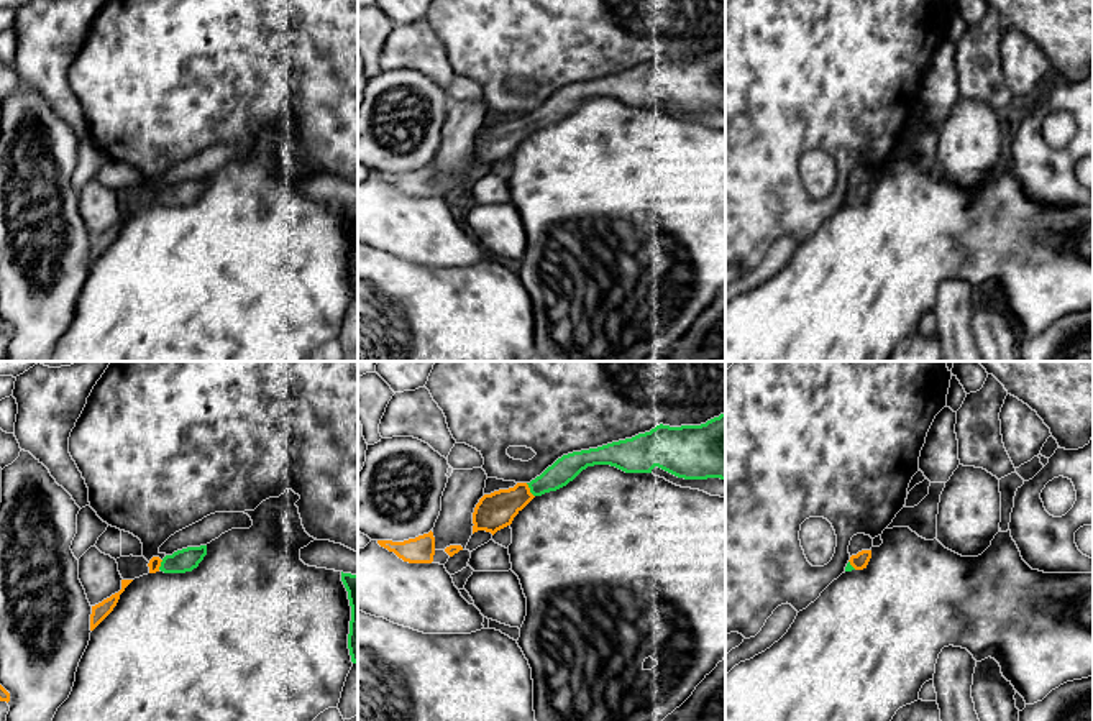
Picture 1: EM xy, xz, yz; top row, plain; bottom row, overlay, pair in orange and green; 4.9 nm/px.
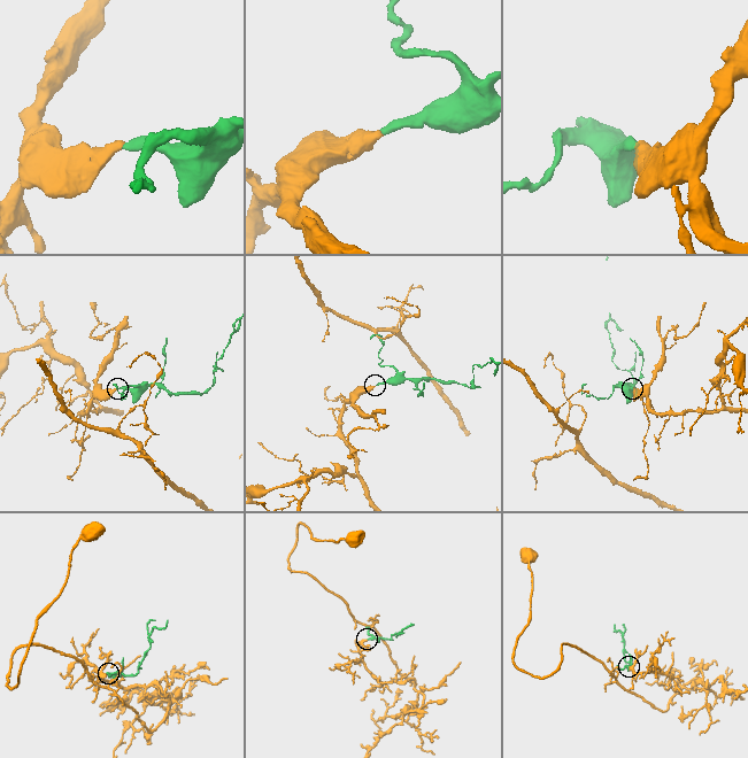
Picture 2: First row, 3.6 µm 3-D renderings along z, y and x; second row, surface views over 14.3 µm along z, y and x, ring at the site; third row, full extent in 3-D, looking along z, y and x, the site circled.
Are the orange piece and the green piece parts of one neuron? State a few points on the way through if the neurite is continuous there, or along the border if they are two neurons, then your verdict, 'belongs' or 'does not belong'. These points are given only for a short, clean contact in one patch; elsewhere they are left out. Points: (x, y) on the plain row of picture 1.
across xz (494, 143), (529, 122), (557, 109), (568, 99) | belongs

